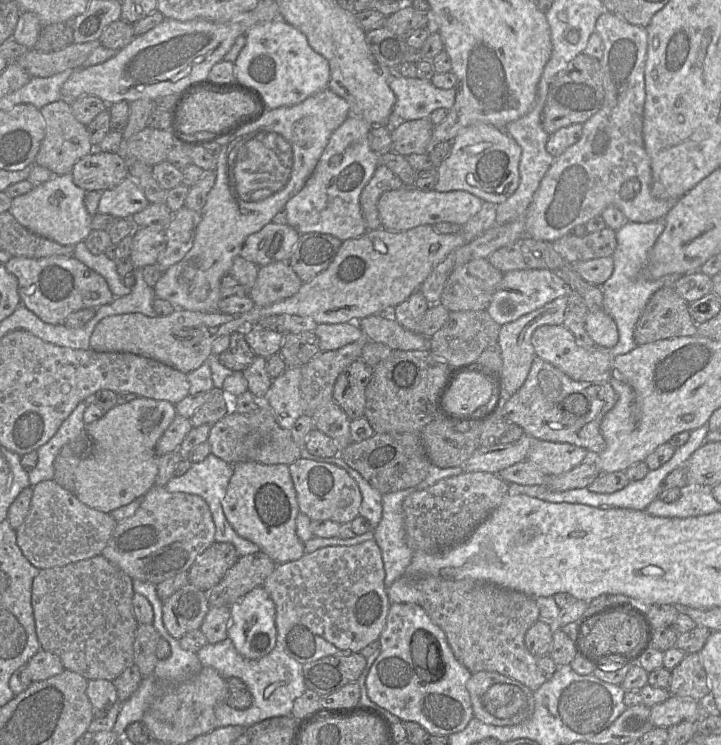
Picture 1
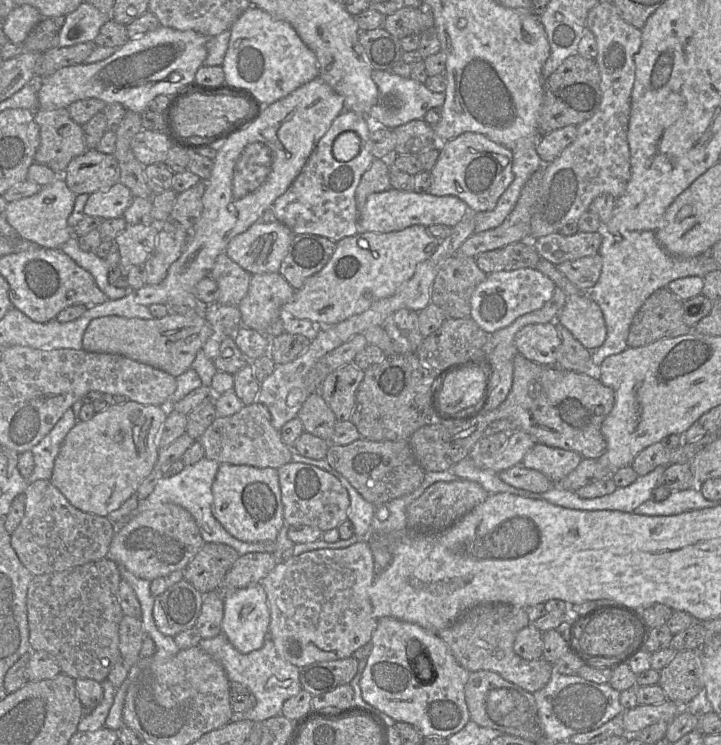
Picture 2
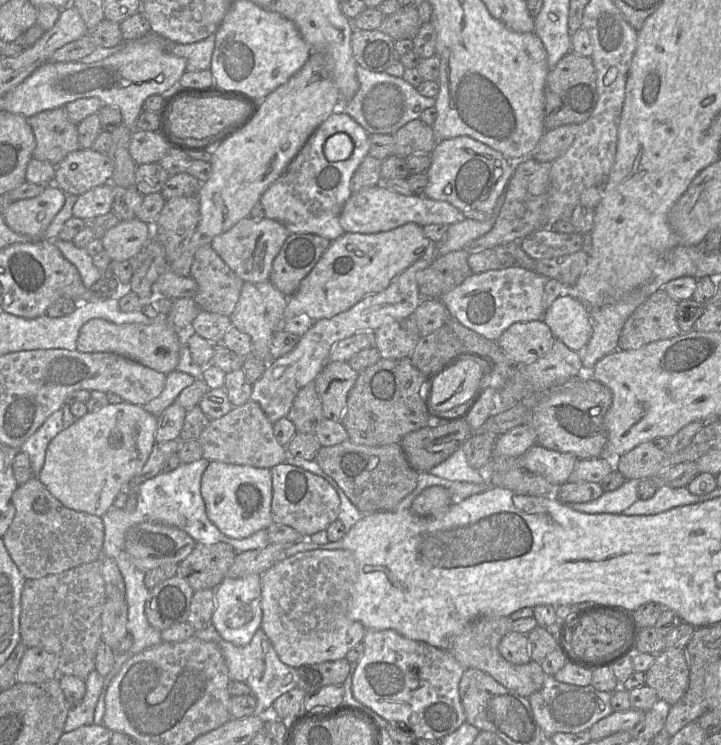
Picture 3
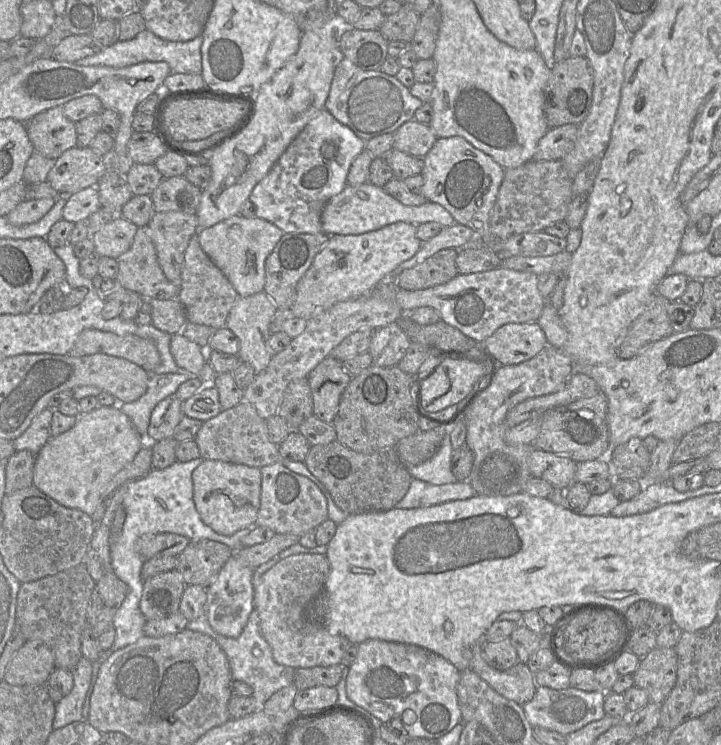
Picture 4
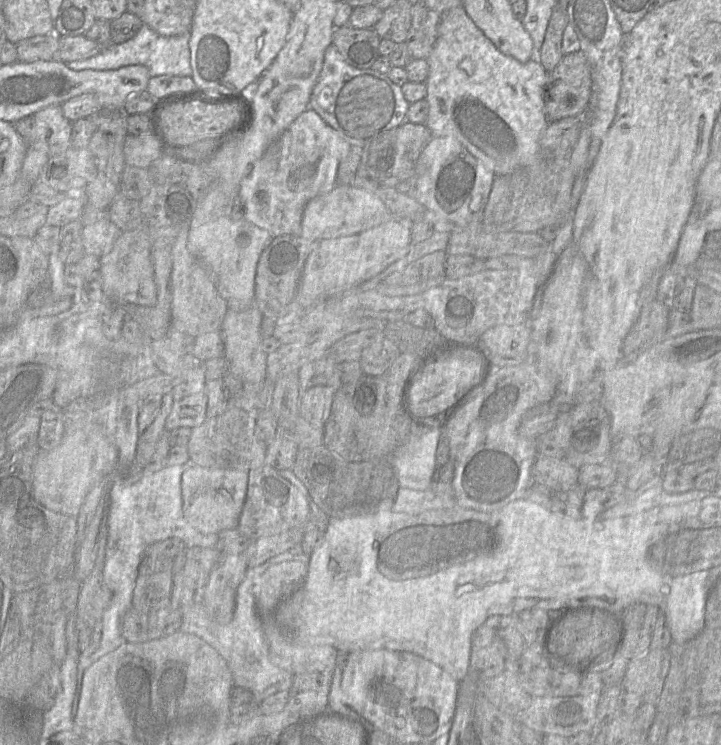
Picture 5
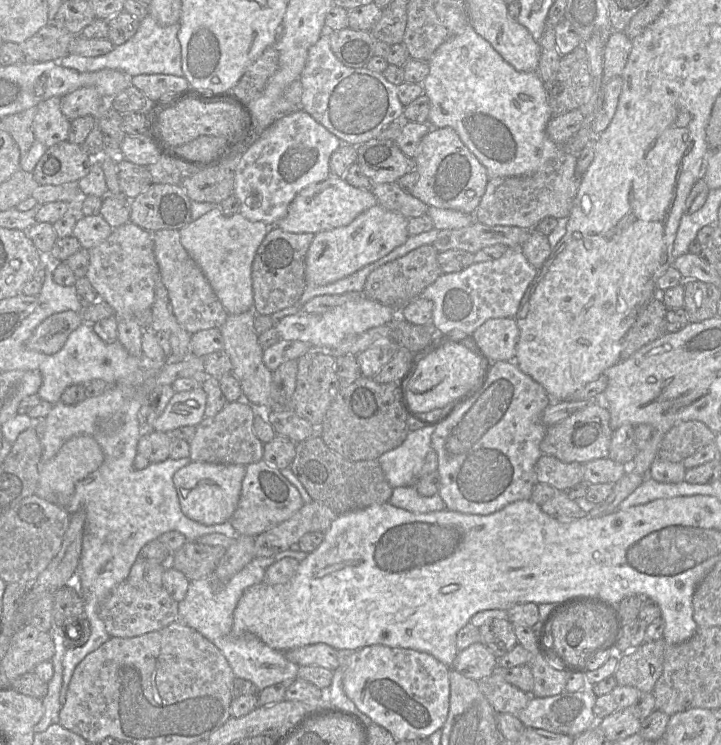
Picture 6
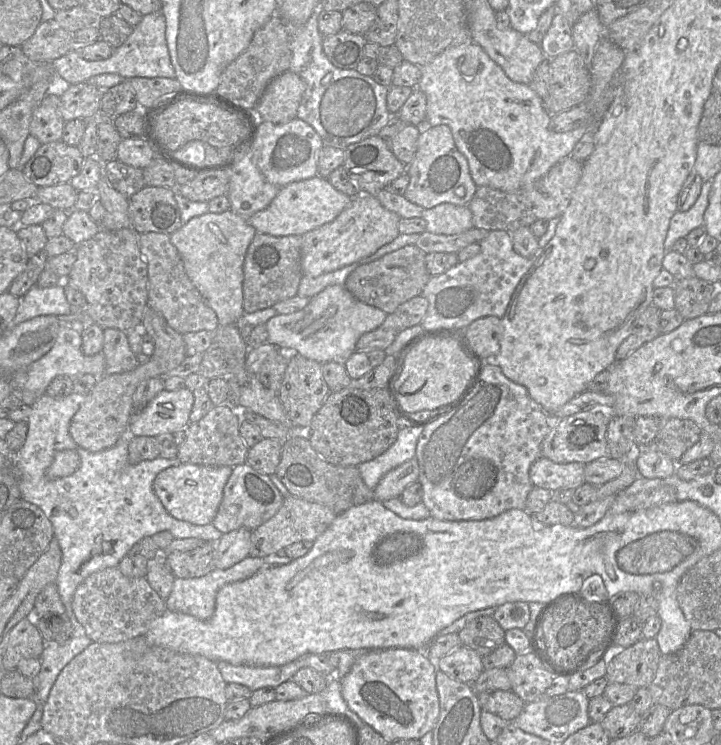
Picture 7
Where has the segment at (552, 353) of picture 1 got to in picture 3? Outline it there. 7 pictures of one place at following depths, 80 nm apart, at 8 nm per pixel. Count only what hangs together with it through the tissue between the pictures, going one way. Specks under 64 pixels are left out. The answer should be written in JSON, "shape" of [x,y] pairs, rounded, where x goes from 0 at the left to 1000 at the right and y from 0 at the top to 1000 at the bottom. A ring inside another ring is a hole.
{"shape":[[[749,428],[712,434],[688,460],[712,489],[730,490],[756,478],[770,458],[761,438]]]}

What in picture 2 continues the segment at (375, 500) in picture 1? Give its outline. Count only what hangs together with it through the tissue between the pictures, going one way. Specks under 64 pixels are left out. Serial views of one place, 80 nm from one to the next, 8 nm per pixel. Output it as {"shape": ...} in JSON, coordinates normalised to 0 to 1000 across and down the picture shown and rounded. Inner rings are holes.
{"shape":[[[470,635],[467,643],[481,658],[484,664],[484,681],[481,685],[481,698],[491,706],[491,718],[505,723],[516,714],[520,702],[521,681],[506,672],[498,662],[484,650],[484,647]]]}

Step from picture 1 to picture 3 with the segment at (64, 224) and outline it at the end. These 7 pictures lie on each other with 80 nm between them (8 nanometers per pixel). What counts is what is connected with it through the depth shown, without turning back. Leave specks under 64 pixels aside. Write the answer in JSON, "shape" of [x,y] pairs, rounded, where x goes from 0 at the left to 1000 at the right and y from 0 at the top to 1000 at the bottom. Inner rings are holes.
{"shape":[[[69,247],[47,266],[15,271],[3,289],[19,311],[61,321],[62,310],[89,277],[90,268],[92,260],[76,247]]]}

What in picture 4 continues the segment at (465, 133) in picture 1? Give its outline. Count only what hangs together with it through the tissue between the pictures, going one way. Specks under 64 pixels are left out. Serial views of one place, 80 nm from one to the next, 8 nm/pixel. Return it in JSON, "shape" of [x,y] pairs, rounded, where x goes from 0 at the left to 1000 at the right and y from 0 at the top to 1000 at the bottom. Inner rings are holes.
{"shape":[[[637,183],[606,185],[585,213],[584,234],[588,247],[583,262],[616,278],[632,299],[656,309],[666,322],[684,318],[678,307],[680,286],[688,271],[700,227]]]}

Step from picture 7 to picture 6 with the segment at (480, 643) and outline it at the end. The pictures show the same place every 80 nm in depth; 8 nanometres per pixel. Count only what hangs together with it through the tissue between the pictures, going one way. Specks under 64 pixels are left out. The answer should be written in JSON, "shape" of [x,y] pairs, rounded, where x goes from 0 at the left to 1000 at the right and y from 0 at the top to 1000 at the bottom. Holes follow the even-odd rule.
{"shape":[[[684,831],[664,842],[664,863],[689,883],[707,875],[717,864],[713,839],[703,831]]]}

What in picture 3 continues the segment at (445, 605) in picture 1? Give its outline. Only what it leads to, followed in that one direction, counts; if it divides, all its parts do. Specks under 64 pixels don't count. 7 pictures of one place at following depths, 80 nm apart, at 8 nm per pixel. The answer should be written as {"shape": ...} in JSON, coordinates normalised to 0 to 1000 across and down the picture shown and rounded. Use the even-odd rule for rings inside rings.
{"shape":[[[673,827],[653,835],[644,847],[628,858],[623,874],[646,898],[663,898],[687,911],[700,923],[718,933],[734,937],[746,929],[756,914],[757,905],[750,893],[735,887],[727,893],[714,893],[700,886],[691,872],[696,856],[709,848],[712,832],[706,827]]]}

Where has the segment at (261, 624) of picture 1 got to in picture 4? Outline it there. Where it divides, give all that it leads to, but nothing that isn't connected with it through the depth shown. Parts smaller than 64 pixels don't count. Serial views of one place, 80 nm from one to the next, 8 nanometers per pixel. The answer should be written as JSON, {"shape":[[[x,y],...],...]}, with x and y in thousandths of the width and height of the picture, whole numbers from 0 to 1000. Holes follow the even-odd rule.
{"shape":[[[325,745],[318,749],[305,765],[300,777],[287,789],[287,828],[293,842],[304,851],[327,856],[330,855],[343,838],[348,821],[352,819],[352,788],[350,784],[351,762],[340,756],[333,754]]]}

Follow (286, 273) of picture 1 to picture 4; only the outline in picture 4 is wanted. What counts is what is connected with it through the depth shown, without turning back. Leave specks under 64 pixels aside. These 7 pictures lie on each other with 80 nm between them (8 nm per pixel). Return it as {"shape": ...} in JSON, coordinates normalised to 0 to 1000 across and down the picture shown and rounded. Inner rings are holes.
{"shape":[[[362,391],[344,399],[331,399],[315,426],[312,439],[331,455],[333,463],[329,478],[336,486],[347,489],[355,502],[363,499],[374,486],[376,477],[370,470],[370,456],[376,450],[373,436],[384,419],[386,415],[373,397]]]}

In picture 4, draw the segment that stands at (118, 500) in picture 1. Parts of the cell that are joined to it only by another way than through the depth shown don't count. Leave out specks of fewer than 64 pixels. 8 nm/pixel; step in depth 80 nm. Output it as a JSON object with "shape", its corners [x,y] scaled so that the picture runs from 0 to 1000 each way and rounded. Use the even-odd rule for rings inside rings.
{"shape":[[[140,545],[105,558],[103,572],[69,588],[50,611],[46,651],[75,672],[129,691],[141,675],[141,659],[201,597],[180,561],[161,545]]]}

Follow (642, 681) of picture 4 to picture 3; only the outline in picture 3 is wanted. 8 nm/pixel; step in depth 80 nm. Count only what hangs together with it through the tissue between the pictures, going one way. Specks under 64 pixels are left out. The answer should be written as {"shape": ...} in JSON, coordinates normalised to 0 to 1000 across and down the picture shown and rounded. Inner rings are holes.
{"shape":[[[922,870],[895,902],[895,919],[906,923],[920,950],[939,944],[956,921],[951,875],[946,870]]]}

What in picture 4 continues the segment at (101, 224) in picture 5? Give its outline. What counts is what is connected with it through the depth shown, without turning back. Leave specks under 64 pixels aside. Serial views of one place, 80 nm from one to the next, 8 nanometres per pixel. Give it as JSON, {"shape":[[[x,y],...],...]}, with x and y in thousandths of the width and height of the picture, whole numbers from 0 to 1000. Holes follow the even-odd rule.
{"shape":[[[162,287],[154,298],[126,314],[132,340],[162,348],[179,336],[191,303]]]}

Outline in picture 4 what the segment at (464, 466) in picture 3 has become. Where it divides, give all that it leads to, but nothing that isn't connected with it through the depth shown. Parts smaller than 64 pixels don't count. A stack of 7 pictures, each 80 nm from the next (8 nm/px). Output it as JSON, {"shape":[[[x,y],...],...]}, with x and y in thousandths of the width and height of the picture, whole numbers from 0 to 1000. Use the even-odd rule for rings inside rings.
{"shape":[[[619,583],[603,611],[583,624],[564,626],[566,634],[573,643],[599,651],[631,648],[634,643],[626,631],[627,607],[626,592]]]}

